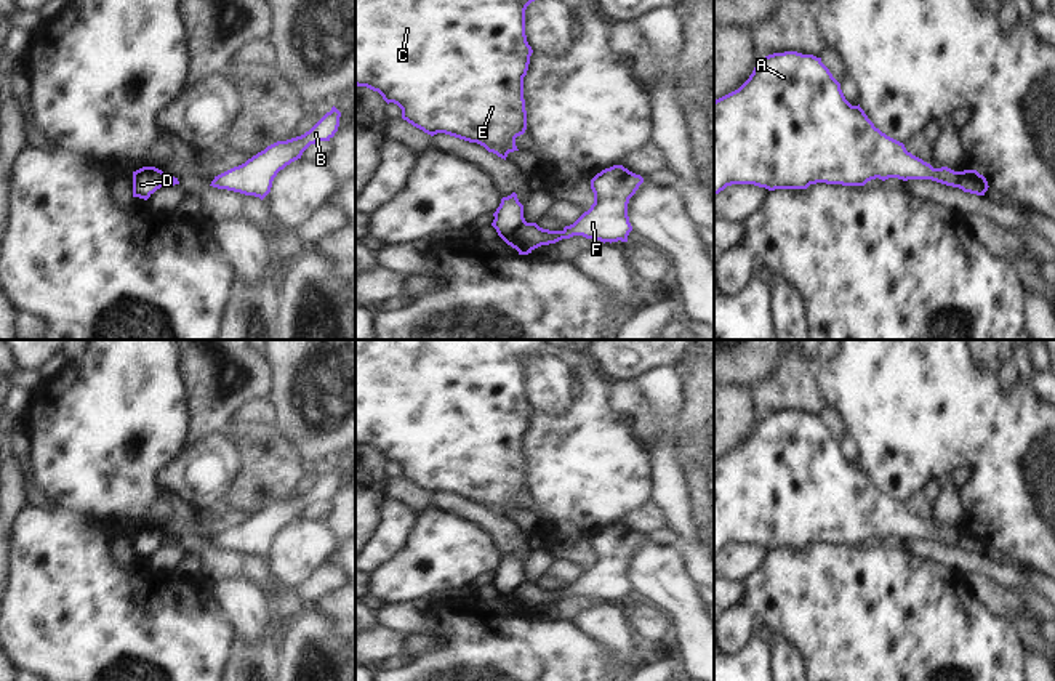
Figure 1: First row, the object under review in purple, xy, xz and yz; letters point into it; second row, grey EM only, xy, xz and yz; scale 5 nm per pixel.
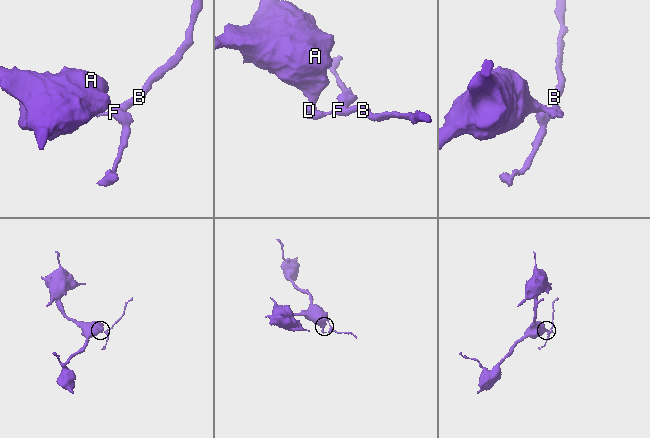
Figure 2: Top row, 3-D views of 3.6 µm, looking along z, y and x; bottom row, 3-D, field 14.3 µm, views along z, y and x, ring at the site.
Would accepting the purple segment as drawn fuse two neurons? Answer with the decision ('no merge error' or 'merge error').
merge error

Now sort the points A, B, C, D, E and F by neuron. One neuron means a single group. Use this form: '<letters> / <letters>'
A C D E / B F

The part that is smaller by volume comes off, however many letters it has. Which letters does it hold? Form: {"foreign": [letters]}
{"foreign": ["B", "F"]}

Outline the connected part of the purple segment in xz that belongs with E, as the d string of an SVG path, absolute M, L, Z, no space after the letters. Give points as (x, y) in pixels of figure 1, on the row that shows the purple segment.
M355 0L355 85L378 91L389 104L402 109L402 119L424 133L434 136L445 133L483 146L488 152L504 159L519 151L515 138L527 130L523 99L523 77L533 53L525 35L525 10L535 0Z

